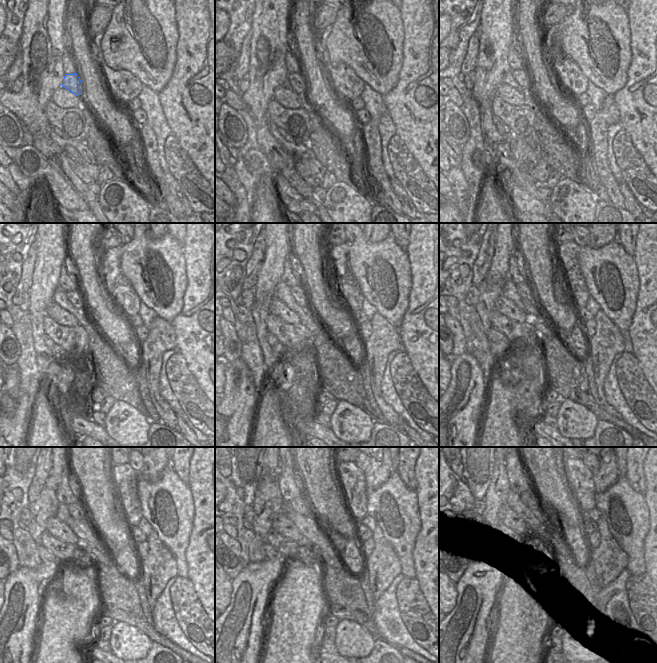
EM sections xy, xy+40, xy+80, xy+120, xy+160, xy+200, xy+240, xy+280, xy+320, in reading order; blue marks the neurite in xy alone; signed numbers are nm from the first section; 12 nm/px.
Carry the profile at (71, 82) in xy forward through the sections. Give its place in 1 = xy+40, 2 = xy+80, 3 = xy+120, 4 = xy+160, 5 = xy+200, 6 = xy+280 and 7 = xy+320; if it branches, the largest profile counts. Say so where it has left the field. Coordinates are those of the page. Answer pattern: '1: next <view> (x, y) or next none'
1: next xy+40 (297, 81)
2: next xy+80 (522, 76)
3: next xy+120 (75, 297)
4: next xy+160 (298, 292)
5: next xy+200 (524, 289)
6: next xy+280 (301, 505)
7: next xy+320 (528, 498)

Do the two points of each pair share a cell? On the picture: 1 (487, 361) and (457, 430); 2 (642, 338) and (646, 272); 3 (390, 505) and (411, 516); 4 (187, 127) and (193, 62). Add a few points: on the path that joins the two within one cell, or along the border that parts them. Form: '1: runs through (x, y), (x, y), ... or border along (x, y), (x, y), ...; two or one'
1: border along (468, 353), (477, 361), (482, 374), (487, 379); two
2: runs through (645, 322), (645, 288); one
3: runs through (395, 510), (401, 516), (406, 516); one
4: runs through (183, 111), (179, 93), (187, 78); one

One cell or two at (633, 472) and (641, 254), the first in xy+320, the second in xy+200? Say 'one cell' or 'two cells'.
two cells

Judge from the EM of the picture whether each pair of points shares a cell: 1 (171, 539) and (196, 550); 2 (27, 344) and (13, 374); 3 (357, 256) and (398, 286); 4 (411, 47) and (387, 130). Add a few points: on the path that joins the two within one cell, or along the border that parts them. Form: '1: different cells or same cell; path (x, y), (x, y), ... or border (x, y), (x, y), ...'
1: different cells; border (193, 523), (190, 540), (186, 549), (187, 570)
2: different cells; border (15, 364), (18, 369), (20, 389)
3: same cell; path (367, 261), (374, 265), (388, 279)
4: different cells; border (382, 96), (382, 102), (386, 107), (396, 133)

